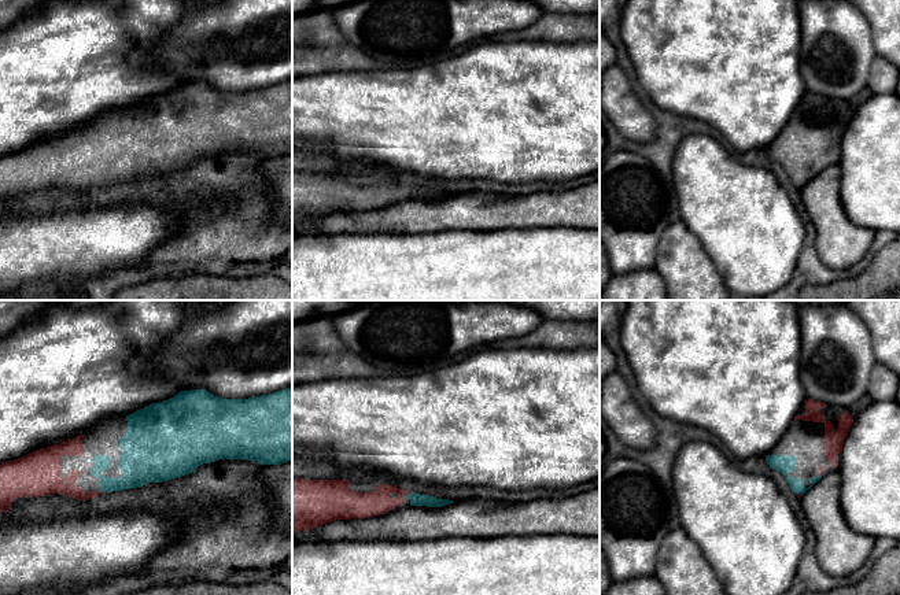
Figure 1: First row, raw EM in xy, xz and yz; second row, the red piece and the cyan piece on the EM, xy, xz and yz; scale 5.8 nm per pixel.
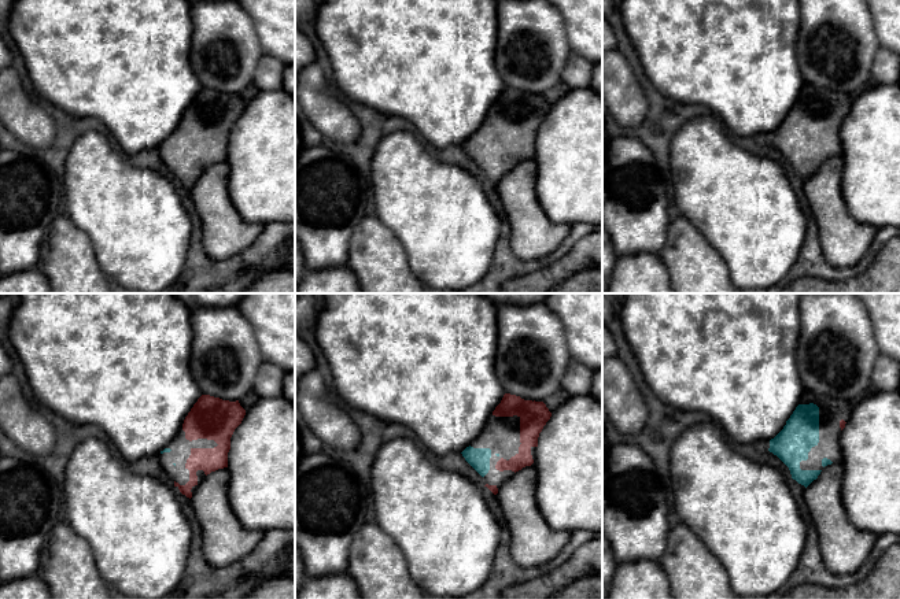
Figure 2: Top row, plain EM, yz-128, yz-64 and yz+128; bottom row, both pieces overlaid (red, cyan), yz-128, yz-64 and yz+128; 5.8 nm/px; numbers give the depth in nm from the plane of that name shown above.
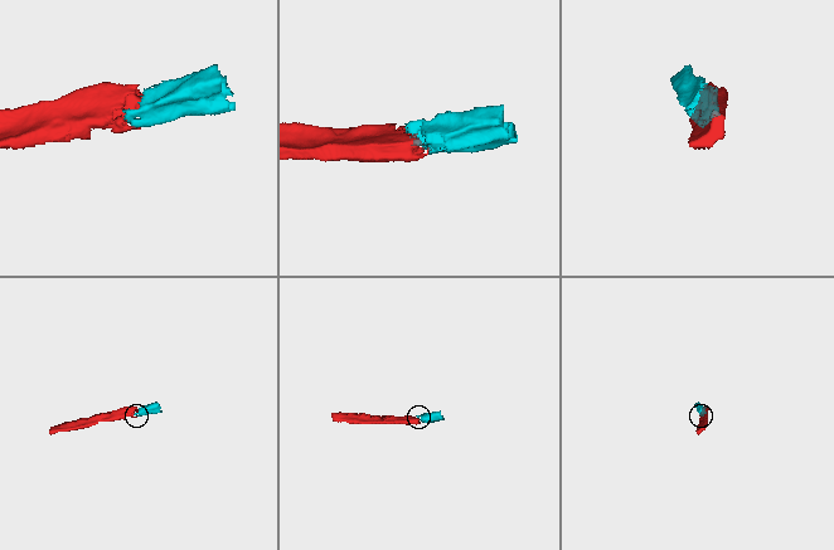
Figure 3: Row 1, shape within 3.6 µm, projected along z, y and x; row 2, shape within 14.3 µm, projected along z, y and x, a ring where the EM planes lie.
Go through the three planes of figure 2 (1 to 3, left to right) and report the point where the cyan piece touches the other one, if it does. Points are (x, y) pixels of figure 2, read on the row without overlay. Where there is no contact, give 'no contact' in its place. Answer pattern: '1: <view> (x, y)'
1: no contact
2: no contact
3: no contact

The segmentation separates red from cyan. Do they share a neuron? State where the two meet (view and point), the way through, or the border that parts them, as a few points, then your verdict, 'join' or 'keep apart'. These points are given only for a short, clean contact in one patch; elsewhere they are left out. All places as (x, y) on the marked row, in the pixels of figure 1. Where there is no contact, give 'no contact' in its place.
xy (104, 492) | across xy (69, 488), (78, 494), (104, 492), (139, 468) | join

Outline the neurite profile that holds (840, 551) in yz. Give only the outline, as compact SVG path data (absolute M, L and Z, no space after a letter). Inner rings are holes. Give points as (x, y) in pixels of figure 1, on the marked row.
M840 470L823 474L801 496L804 514L816 537L815 557L830 577L849 577L868 559L875 539L855 532L842 513Z

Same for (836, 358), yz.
M803 306L800 321L800 381L807 398L849 407L870 387L875 355L864 321L849 307Z

